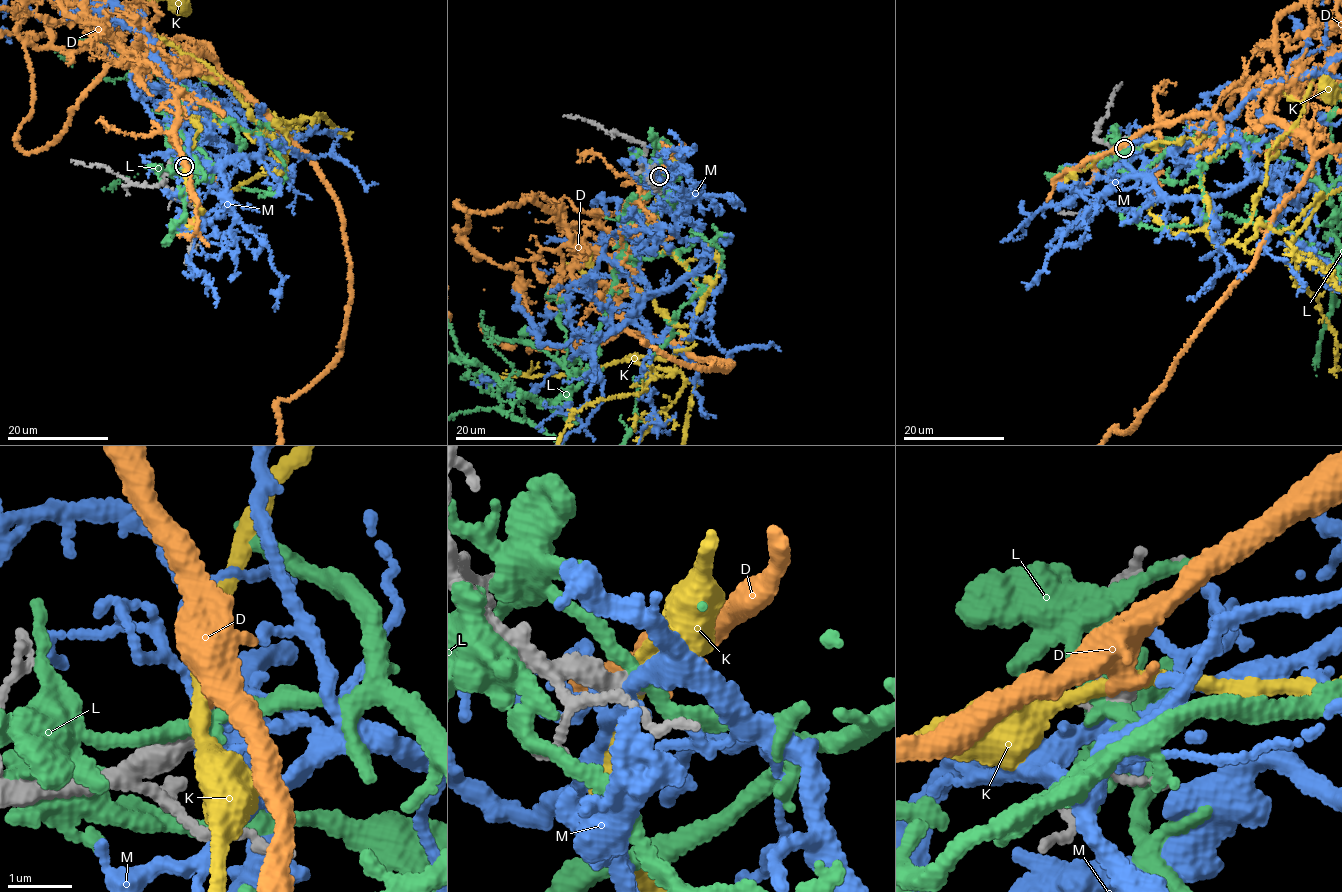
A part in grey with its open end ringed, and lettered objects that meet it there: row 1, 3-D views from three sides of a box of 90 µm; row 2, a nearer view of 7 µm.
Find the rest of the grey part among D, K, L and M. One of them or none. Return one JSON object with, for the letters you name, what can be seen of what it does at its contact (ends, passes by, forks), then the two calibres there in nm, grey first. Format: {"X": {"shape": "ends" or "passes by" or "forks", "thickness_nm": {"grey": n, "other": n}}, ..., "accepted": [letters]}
{"D": {"shape": "passes by", "thickness_nm": {"grey": 280, "other": 320}}, "accepted": ["D"]}

